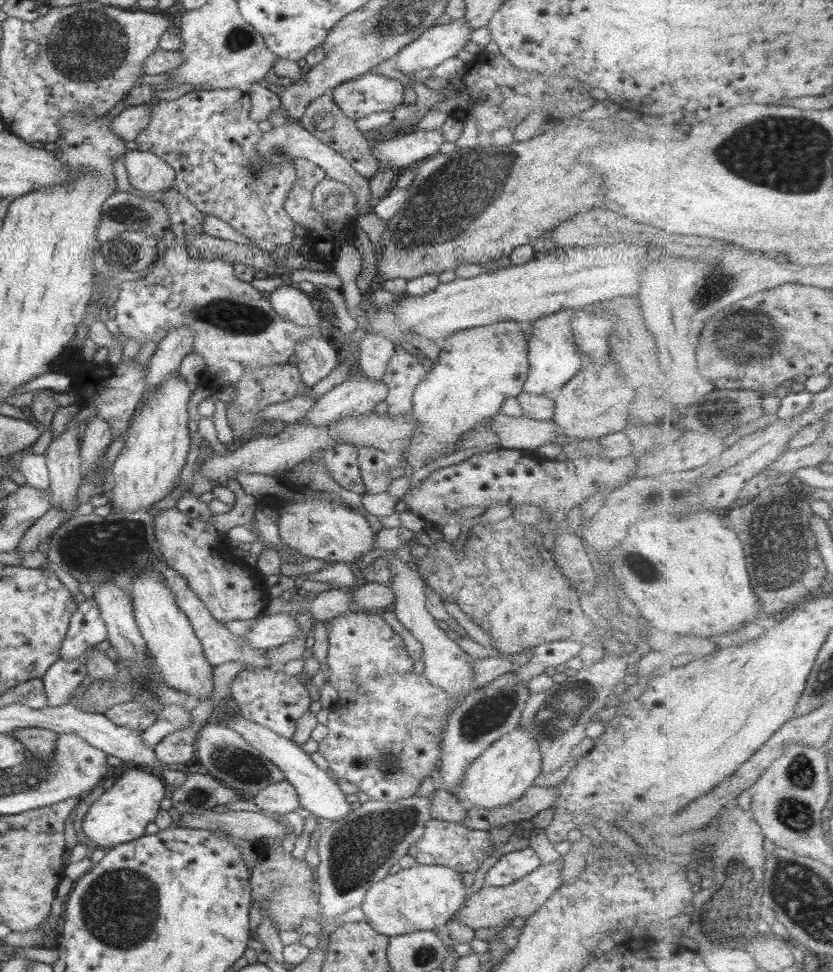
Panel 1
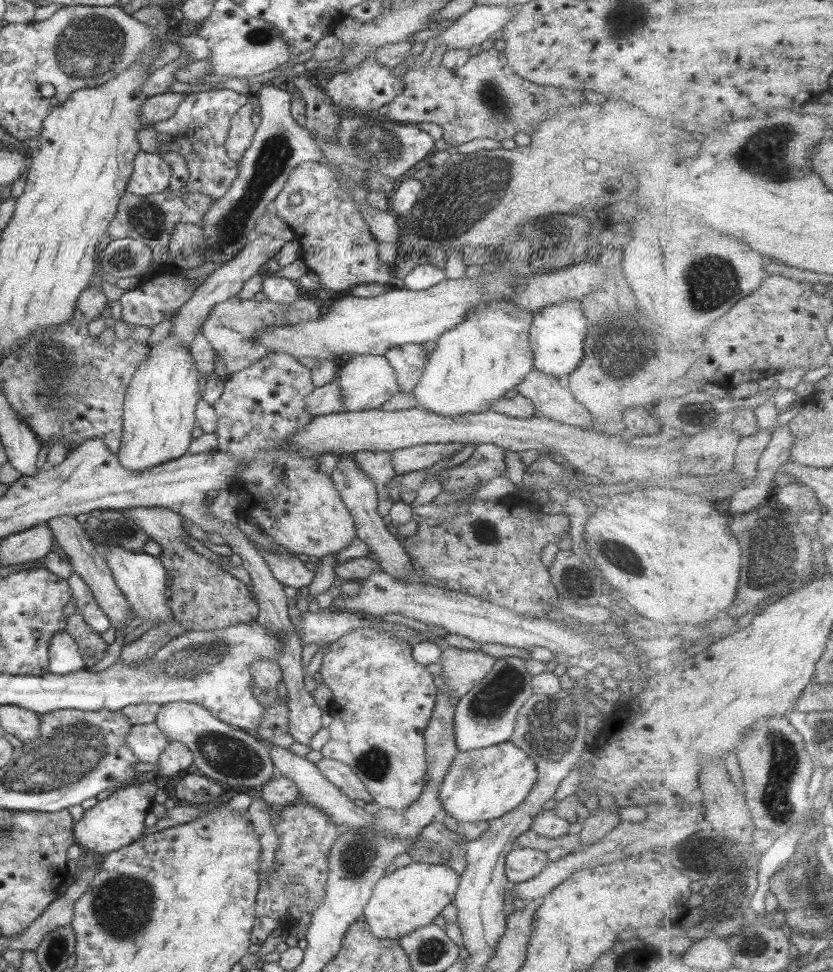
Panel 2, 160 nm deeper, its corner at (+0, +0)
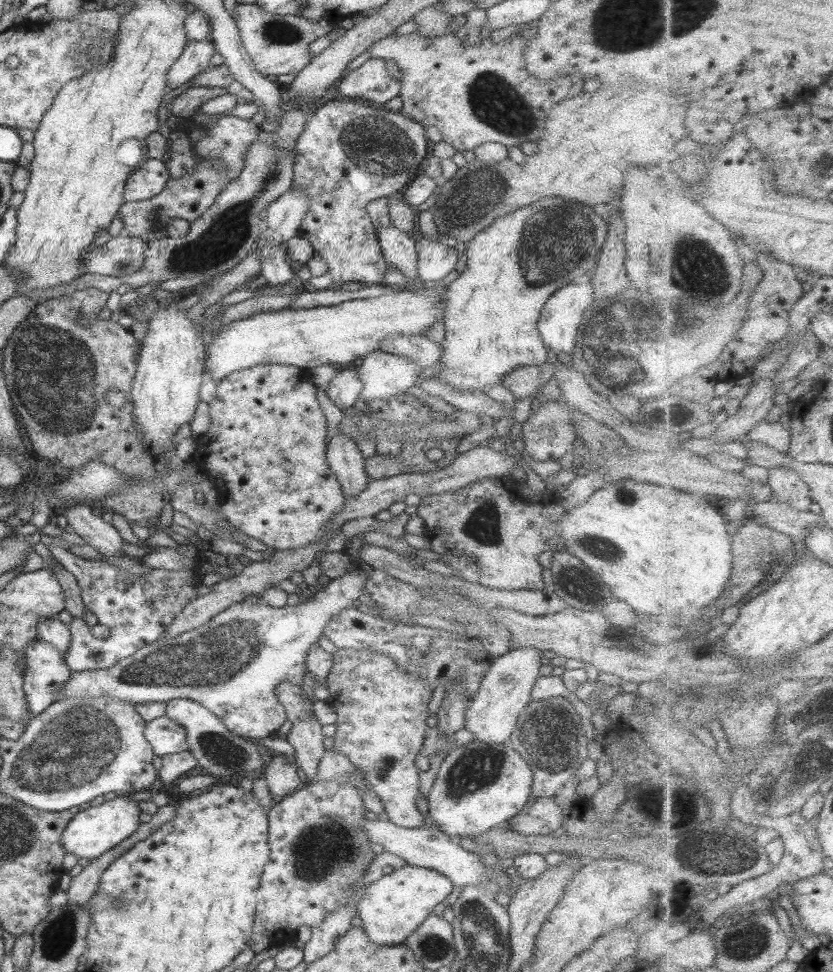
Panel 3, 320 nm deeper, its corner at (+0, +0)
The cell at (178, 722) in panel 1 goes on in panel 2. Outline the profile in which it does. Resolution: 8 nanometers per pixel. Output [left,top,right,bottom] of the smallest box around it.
[154,702,275,788]

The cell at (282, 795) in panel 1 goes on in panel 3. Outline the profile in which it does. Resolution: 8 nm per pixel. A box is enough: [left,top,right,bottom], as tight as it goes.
[262,754,304,800]

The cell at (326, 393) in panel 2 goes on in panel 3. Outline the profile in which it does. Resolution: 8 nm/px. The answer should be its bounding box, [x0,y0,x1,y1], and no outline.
[326,369,362,410]

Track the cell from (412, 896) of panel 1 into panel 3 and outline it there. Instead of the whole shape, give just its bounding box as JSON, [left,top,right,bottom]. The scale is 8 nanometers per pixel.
[356,865,452,946]

